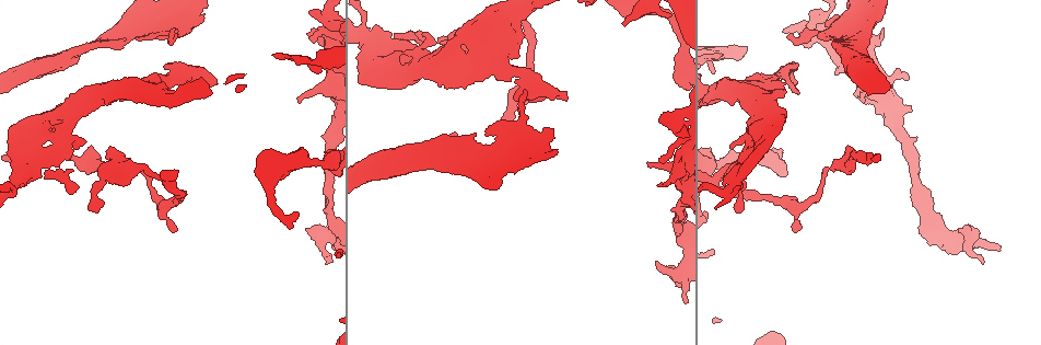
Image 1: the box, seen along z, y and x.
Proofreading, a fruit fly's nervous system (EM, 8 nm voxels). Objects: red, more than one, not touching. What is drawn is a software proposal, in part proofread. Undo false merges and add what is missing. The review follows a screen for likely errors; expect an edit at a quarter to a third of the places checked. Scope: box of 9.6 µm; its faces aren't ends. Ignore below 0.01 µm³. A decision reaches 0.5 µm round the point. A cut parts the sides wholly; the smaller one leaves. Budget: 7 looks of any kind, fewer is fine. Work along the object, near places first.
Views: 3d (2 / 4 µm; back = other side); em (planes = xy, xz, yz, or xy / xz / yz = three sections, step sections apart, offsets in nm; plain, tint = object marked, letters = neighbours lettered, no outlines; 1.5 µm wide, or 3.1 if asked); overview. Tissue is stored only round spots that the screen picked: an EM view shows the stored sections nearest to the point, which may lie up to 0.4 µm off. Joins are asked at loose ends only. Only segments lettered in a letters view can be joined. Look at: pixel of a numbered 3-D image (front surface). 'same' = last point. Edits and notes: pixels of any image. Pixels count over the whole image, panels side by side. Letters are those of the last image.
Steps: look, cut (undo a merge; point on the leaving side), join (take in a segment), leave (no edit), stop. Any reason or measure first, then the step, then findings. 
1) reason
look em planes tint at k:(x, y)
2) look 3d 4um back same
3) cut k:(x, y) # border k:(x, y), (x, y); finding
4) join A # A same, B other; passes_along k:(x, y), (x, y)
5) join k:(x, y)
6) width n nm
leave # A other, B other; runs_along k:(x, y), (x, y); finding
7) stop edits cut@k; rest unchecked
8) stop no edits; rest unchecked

an open end
look 3d 2um back at 1:(831, 170)

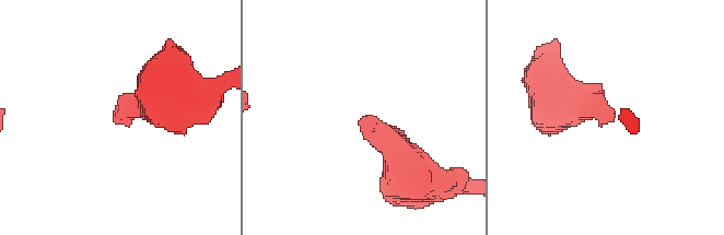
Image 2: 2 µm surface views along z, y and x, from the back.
look em planes letters at 2:(606, 122)

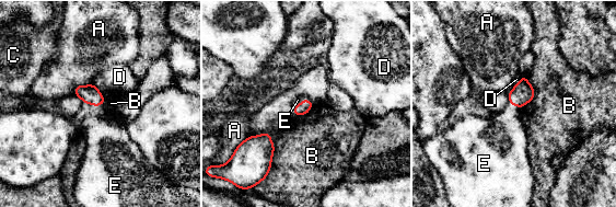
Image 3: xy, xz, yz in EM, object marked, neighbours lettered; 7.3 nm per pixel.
join E # A other, B other, C other, D other, E same; passes_along 3:(90, 94), (93, 105), (105, 137); the cell continues

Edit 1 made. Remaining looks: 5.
redraw
look overview

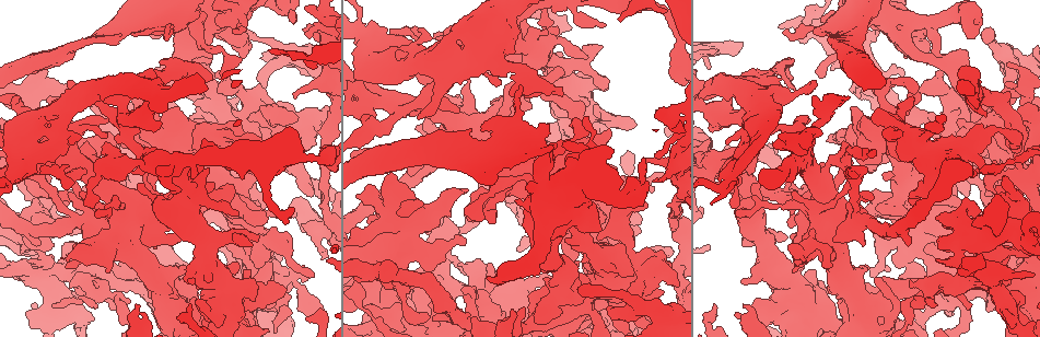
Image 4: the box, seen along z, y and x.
thick end
look 3d 4um at 4:(152, 27)

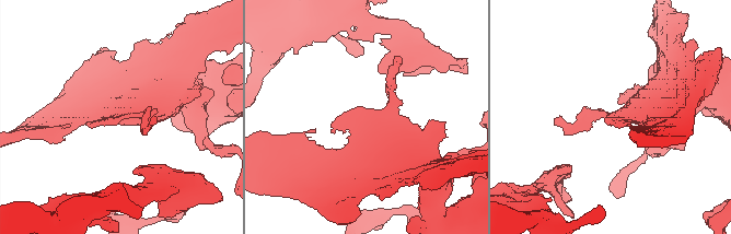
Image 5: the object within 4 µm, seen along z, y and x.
shape alone is not enough
look em xz step 4 plain at 5:(370, 109)

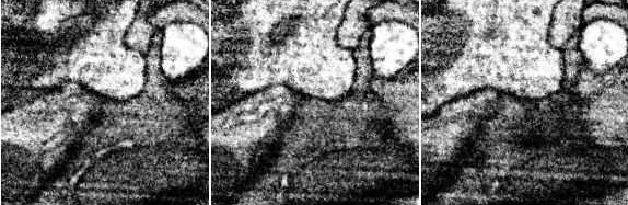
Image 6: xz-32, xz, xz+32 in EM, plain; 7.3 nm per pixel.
look em xz step 4 letters same

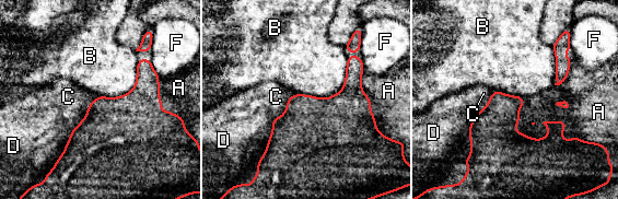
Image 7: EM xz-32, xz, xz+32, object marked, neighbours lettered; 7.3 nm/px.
leave # A other, B other, C other, D other, F other; border 7:(347, 57), (338, 92), (298, 94); no lettered segment goes on from it

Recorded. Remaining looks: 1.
three-way junction
look em planes letters at 4:(946, 263)

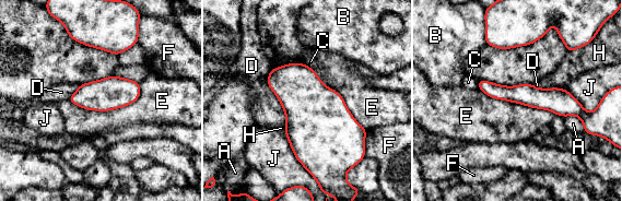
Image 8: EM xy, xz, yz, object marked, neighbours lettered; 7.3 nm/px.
leave # A other, B other, C other, D other, E other, F other, H other, J other; border 8:(140, 83), (122, 107), (68, 101); one cell here

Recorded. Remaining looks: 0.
stop edits join@3; rest unchecked

